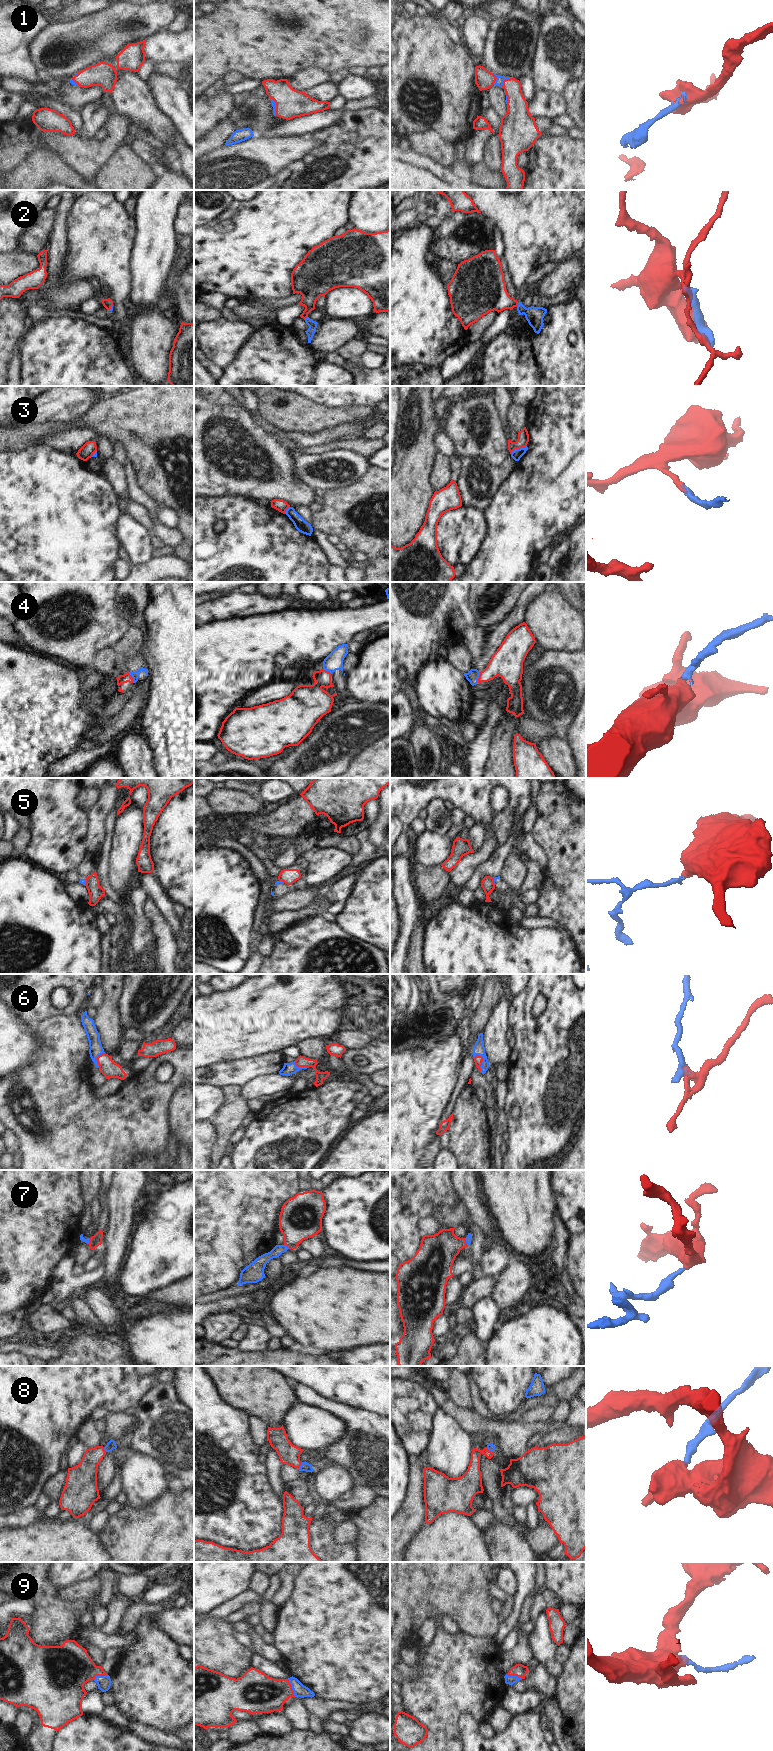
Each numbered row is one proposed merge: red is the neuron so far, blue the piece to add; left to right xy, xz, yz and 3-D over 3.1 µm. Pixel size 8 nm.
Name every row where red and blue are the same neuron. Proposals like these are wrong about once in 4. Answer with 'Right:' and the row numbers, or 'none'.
Right: 1, 2, 6, 7, 8, 9

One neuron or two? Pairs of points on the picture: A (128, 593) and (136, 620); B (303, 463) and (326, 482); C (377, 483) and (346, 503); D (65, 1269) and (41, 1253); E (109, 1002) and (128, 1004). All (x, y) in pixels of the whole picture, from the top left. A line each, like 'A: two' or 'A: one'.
A: one
B: one
C: one
D: two
E: two

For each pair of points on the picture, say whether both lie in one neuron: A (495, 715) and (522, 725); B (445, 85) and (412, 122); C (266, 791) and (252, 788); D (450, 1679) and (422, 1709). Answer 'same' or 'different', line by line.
A: different
B: same
C: different
D: same

